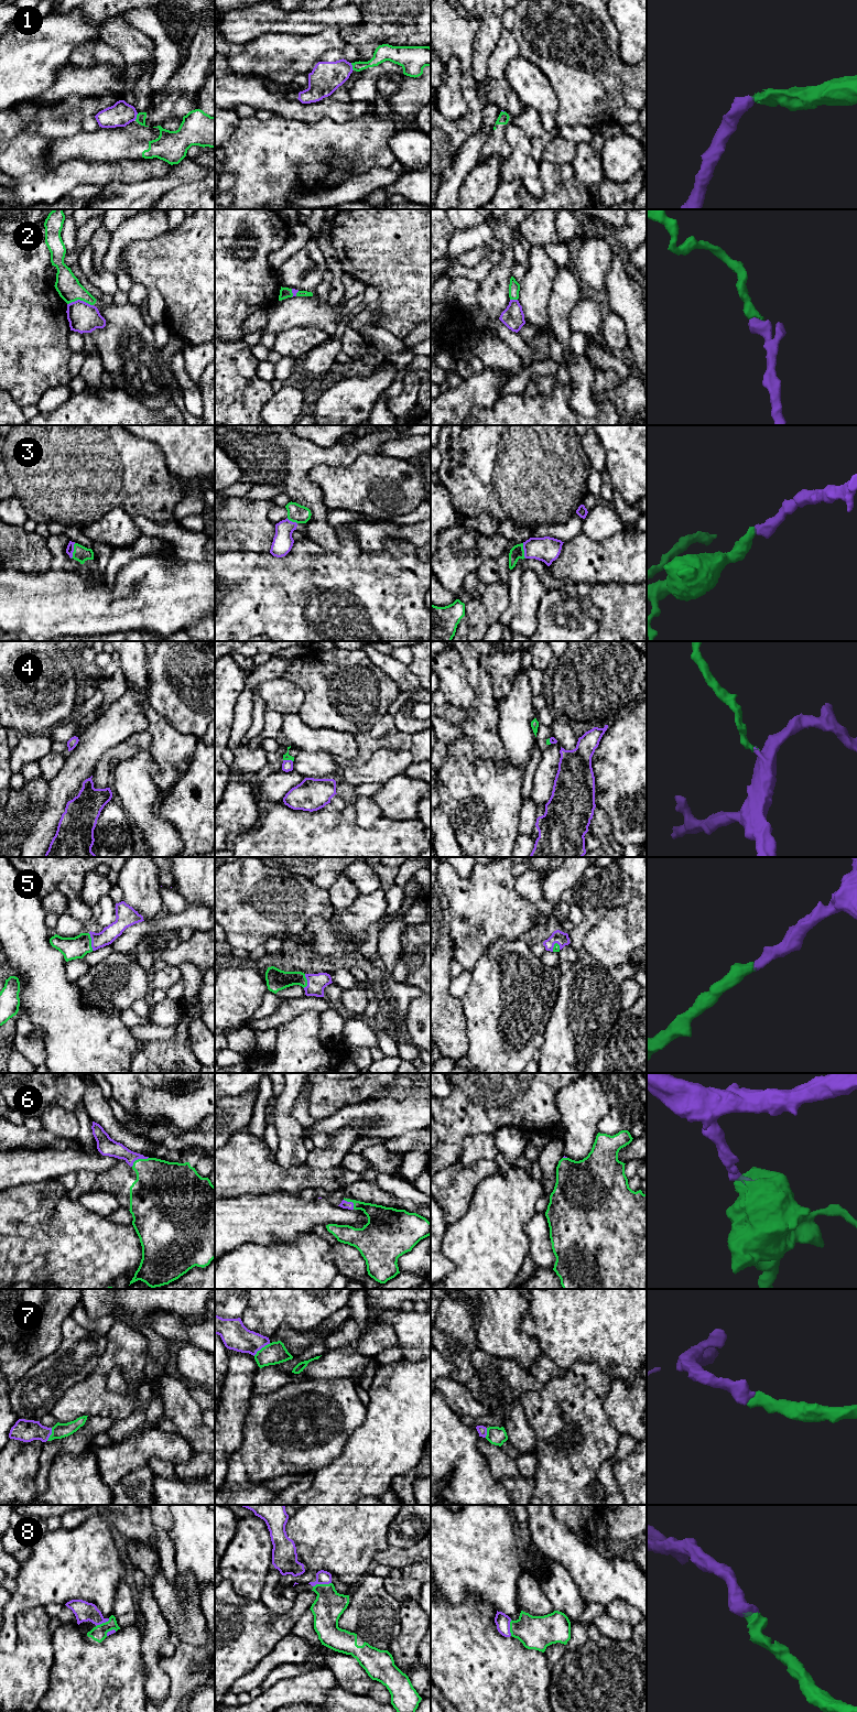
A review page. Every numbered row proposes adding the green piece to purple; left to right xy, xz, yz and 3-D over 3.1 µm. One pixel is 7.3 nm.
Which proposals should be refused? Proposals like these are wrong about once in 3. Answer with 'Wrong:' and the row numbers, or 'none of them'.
Wrong: 1, 2

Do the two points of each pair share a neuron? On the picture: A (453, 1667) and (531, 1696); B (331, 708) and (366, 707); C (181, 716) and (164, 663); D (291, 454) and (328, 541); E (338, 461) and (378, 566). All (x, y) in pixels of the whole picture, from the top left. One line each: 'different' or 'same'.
A: same
B: same
C: same
D: same
E: different

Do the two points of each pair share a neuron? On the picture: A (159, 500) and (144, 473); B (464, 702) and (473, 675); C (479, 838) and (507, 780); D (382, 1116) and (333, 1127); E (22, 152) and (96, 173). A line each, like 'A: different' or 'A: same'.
A: same
B: different
C: same
D: same
E: same

